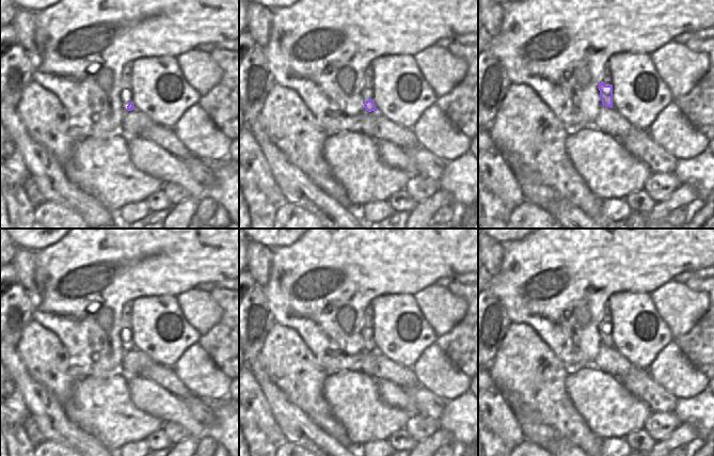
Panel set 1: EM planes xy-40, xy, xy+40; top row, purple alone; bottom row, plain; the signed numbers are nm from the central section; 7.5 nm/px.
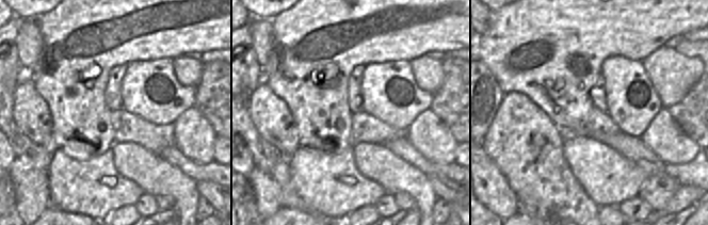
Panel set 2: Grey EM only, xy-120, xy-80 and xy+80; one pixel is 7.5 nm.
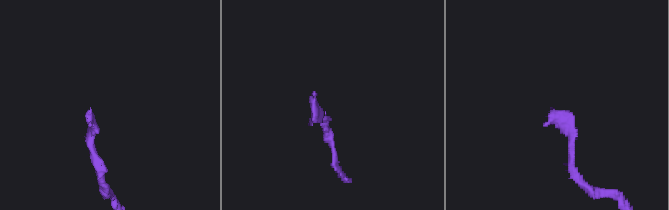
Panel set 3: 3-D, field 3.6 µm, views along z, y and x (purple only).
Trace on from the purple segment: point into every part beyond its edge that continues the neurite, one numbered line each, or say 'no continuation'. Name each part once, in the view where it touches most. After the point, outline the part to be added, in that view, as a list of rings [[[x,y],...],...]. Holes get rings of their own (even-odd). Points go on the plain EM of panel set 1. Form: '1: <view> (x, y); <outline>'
1: xy+40 (606, 318); [[[607,305],[604,306],[604,311],[602,313],[602,320],[605,325],[609,325],[613,323],[613,319],[610,317],[610,309]]]

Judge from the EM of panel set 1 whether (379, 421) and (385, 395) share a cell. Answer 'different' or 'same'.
different

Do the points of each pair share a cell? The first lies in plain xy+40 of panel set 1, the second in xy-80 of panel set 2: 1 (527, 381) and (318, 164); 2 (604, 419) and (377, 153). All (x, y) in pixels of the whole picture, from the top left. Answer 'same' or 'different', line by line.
1: different
2: different

